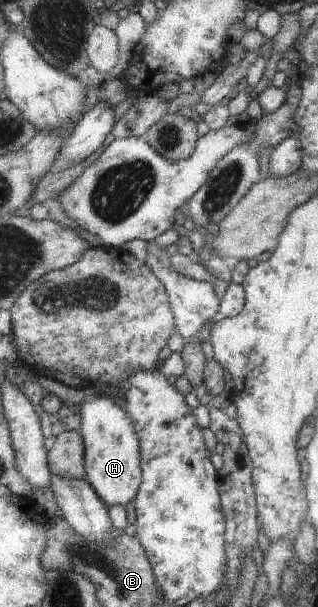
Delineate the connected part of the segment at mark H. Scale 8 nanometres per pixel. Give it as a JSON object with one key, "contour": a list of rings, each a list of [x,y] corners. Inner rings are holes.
{"contour":[[[96,395],[80,404],[80,434],[85,442],[87,480],[106,508],[126,506],[136,498],[143,483],[142,450],[131,414],[112,396]]]}

